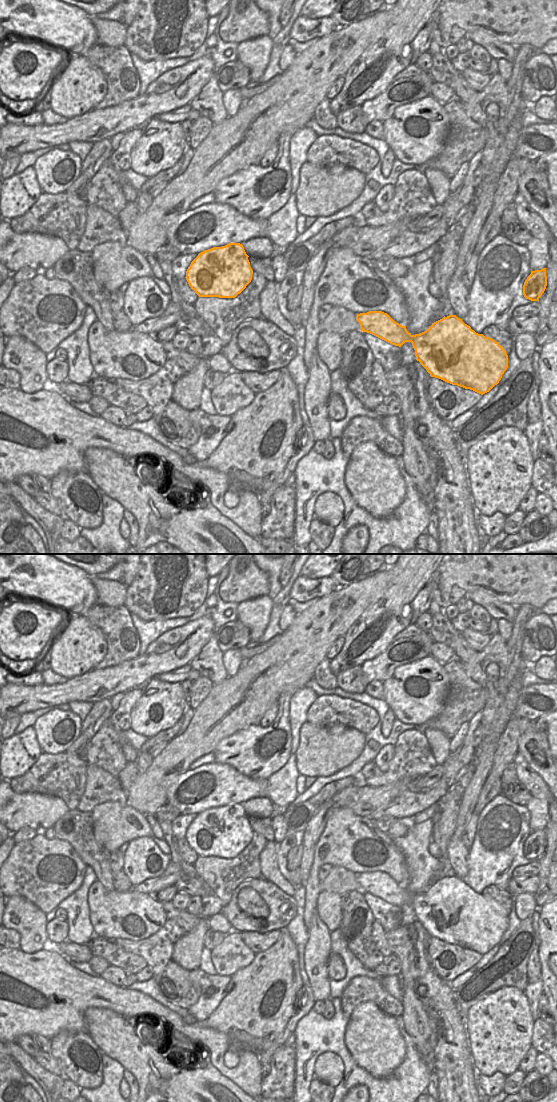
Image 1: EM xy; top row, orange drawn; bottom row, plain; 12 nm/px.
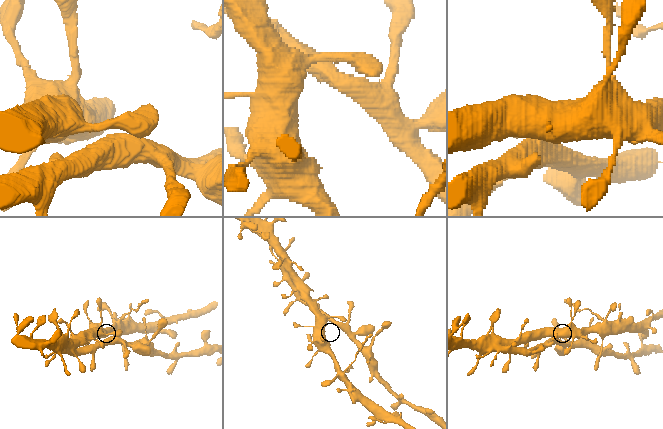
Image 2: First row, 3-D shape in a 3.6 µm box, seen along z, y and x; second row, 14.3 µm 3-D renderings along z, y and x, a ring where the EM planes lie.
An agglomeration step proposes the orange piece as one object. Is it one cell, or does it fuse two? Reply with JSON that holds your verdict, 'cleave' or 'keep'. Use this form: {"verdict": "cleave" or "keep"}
{"verdict": "keep"}

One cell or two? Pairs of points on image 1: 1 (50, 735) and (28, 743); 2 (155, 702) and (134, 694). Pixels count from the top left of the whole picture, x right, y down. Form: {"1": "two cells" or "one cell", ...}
{"1": "two cells", "2": "two cells"}

